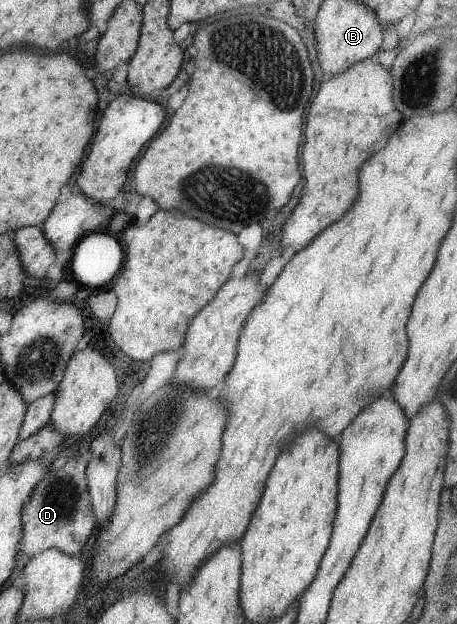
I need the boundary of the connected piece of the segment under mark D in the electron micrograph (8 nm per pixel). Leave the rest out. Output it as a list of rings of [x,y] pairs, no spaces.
[[[86,455],[55,464],[45,479],[33,489],[31,499],[23,505],[23,537],[19,550],[25,555],[33,558],[51,548],[71,556],[81,554],[81,549],[97,527],[86,481],[87,465]]]

